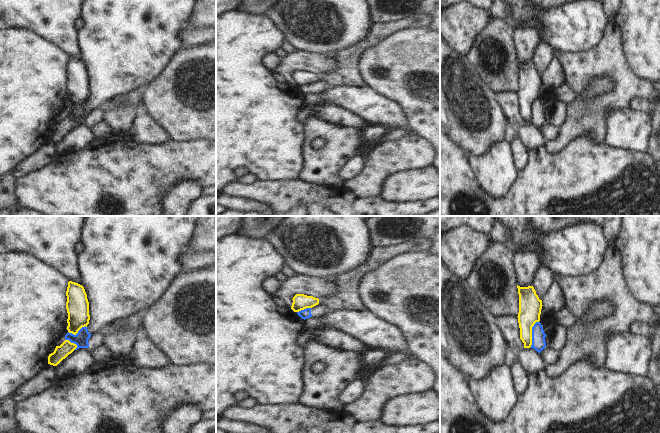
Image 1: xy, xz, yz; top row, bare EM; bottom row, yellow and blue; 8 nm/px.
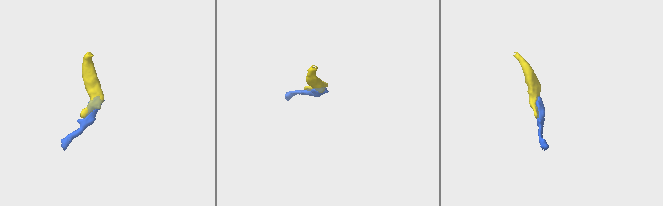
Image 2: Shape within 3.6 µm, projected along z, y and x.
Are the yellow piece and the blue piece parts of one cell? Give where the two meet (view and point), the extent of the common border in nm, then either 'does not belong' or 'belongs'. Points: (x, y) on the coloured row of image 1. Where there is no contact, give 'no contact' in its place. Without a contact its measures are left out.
meets yellow in yz at (531, 333); contact 220 nm long; does not belong

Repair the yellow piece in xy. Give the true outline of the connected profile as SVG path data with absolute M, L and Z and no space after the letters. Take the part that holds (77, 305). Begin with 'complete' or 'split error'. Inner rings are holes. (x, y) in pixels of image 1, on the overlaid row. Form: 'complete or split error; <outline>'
complete; M69 281L66 296L67 330L69 333L76 335L82 327L87 327L89 324L90 315L87 294L82 285Z

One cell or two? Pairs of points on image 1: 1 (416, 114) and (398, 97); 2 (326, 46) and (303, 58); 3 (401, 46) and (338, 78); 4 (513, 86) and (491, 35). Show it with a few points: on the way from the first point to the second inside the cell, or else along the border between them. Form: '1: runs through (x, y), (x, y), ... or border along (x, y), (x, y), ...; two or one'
1: runs through (412, 110), (402, 100); one
2: border along (295, 48), (325, 55); two
3: border along (371, 47), (359, 60), (365, 84); two
4: runs through (504, 73), (504, 63), (493, 52), (493, 48); one

